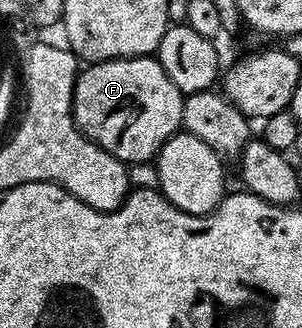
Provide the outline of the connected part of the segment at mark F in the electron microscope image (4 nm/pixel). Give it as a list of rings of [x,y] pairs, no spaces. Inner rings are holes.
[[[136,57],[133,59],[105,59],[102,61],[92,62],[90,65],[84,66],[80,70],[75,81],[75,98],[73,100],[73,114],[75,116],[75,123],[78,125],[80,131],[87,136],[88,139],[98,145],[101,149],[105,149],[113,157],[117,157],[122,163],[134,165],[134,163],[147,163],[156,158],[159,150],[163,148],[165,143],[172,139],[174,135],[183,126],[183,100],[185,98],[184,92],[177,89],[175,82],[170,79],[165,73],[165,69],[159,64],[158,58],[155,57]]]

